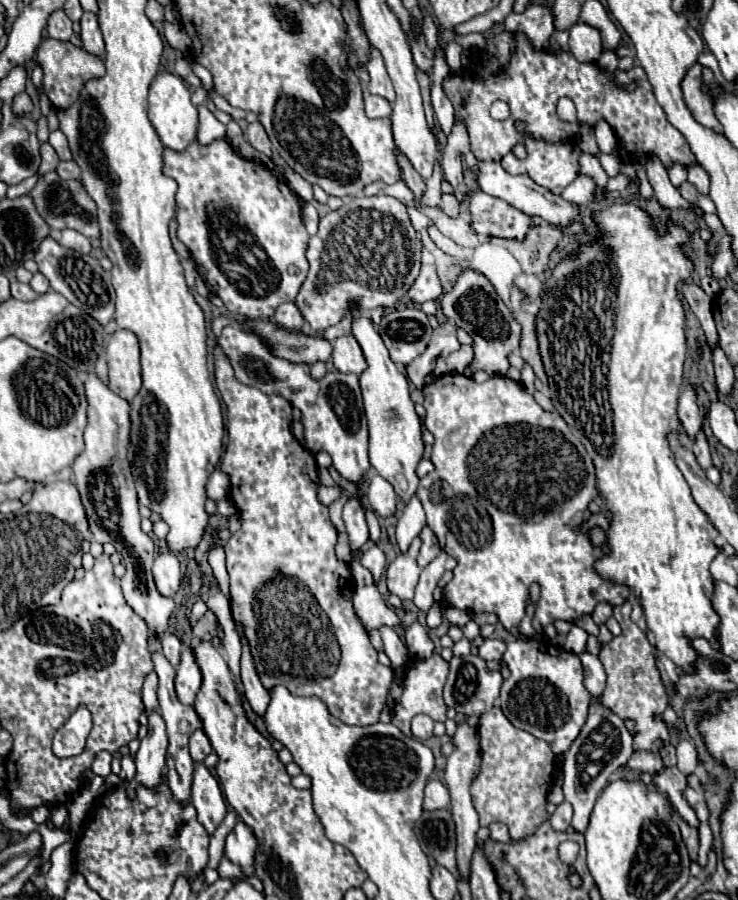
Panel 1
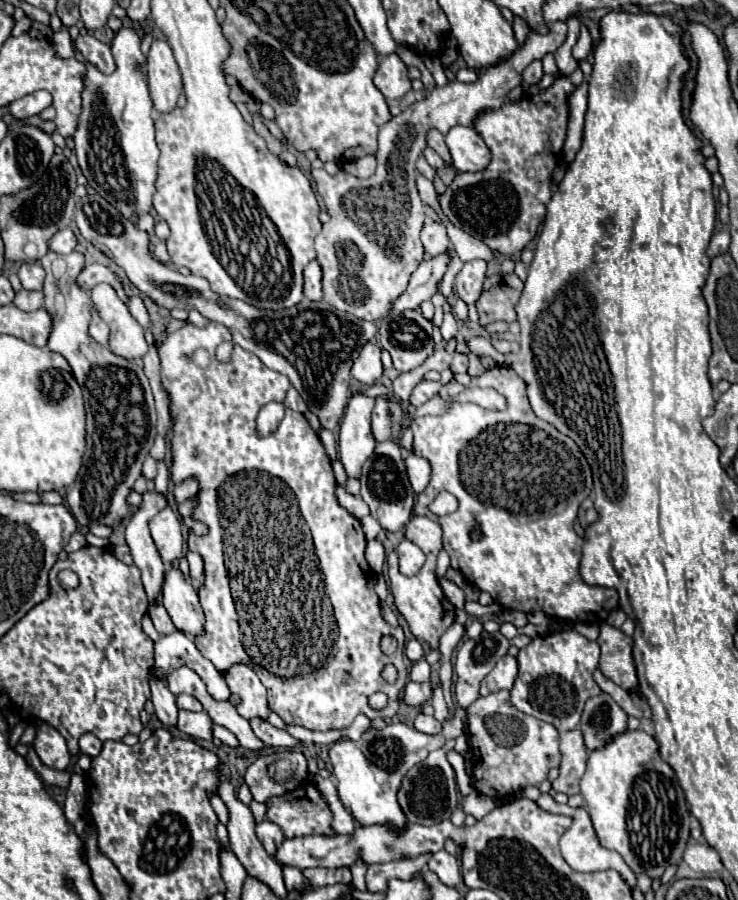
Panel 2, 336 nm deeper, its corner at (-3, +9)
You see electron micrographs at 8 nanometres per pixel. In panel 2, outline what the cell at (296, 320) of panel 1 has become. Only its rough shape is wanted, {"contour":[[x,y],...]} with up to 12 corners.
{"contour":[[316,259],[304,269],[304,295],[322,299],[322,267]]}

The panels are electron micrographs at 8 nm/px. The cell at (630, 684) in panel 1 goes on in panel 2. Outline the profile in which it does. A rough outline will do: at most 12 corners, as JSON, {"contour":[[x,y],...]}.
{"contour":[[602,623],[602,675],[626,691],[638,689],[632,637]]}

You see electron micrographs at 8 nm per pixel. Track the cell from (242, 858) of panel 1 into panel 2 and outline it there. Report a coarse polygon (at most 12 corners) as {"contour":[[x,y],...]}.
{"contour":[[264,819],[256,837],[270,855],[286,839],[276,823]]}

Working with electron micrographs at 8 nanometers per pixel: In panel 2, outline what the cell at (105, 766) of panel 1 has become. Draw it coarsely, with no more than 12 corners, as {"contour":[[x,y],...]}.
{"contour":[[84,733],[78,745],[80,751],[96,757],[102,741],[94,733]]}

